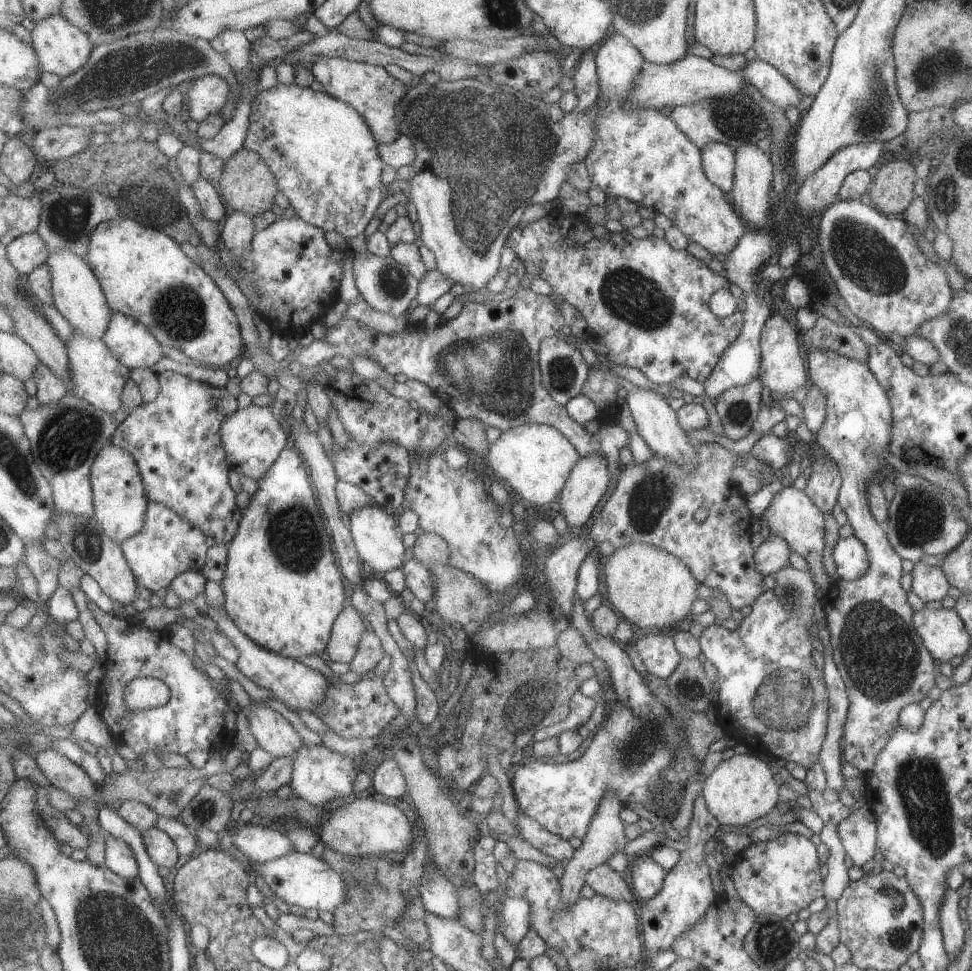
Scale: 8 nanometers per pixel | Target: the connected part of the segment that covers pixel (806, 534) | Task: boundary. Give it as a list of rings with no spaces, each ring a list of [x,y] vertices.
[[[789,486],[789,488],[781,488],[772,498],[770,498],[769,506],[765,508],[763,515],[764,524],[767,524],[770,534],[779,534],[785,544],[793,553],[805,559],[811,573],[814,575],[815,585],[821,588],[823,596],[826,595],[827,590],[833,584],[832,581],[827,580],[827,575],[824,572],[823,564],[823,514],[821,510],[817,510],[817,506],[807,498],[804,490],[797,490]]]

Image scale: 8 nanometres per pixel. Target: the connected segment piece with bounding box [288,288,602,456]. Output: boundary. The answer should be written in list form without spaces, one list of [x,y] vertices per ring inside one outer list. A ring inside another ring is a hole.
[[[525,288],[515,294],[508,299],[495,298],[480,304],[469,300],[455,318],[439,321],[434,328],[427,328],[427,330],[417,317],[416,320],[409,322],[403,332],[392,336],[375,332],[373,328],[363,326],[363,323],[357,322],[355,318],[345,316],[337,326],[328,328],[328,333],[325,333],[323,340],[313,341],[308,346],[294,345],[288,360],[297,362],[303,368],[312,367],[316,370],[318,364],[324,360],[332,362],[342,356],[350,360],[357,354],[363,354],[377,360],[392,376],[403,374],[407,378],[427,384],[447,407],[456,412],[457,419],[479,418],[486,427],[497,428],[501,432],[523,424],[538,423],[553,426],[569,438],[577,448],[579,456],[602,454],[599,450],[599,442],[580,423],[577,423],[577,420],[573,420],[565,406],[553,400],[552,395],[543,385],[541,344],[545,338],[555,337],[555,334],[561,332],[563,326],[567,324],[563,312],[549,295],[543,296]]]

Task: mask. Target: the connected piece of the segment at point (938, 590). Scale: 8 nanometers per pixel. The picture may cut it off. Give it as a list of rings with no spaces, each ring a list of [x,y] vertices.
[[[917,561],[910,574],[913,578],[910,590],[913,590],[913,594],[919,600],[928,603],[931,601],[941,601],[947,596],[949,584],[945,574],[938,567]]]

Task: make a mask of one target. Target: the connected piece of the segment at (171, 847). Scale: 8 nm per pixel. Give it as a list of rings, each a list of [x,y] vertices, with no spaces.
[[[155,827],[150,828],[147,832],[142,832],[142,836],[151,859],[158,866],[169,870],[175,868],[181,855],[178,852],[177,844],[167,832]]]

